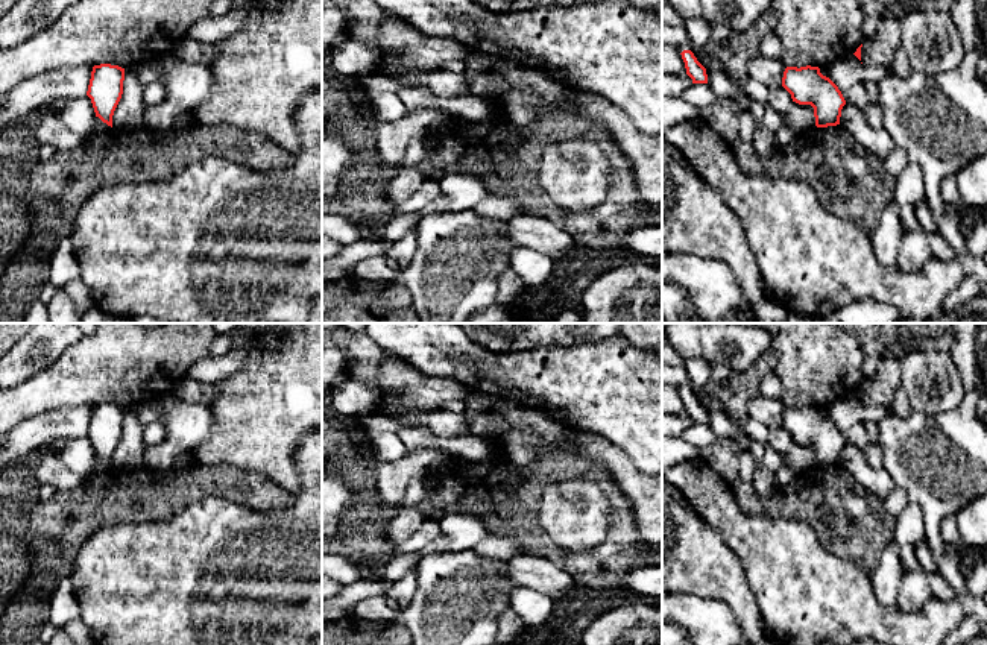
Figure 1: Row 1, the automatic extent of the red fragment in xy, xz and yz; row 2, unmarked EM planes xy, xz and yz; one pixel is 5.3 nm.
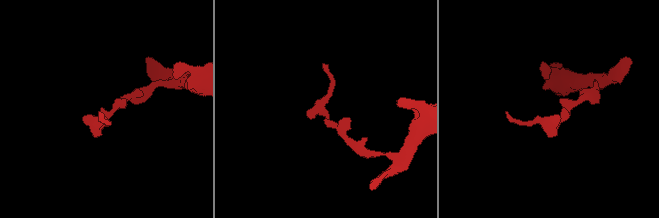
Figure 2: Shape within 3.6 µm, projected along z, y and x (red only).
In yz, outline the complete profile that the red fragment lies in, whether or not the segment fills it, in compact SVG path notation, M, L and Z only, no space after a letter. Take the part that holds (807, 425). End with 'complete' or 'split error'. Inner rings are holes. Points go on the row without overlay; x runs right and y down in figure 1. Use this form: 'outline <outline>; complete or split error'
outline M787 407L782 426L791 434L793 442L814 448L817 467L840 464L846 440L838 426L823 416L818 407Z; complete

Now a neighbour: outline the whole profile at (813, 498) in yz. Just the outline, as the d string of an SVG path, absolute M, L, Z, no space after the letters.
M840 463L811 467L788 486L776 486L762 499L765 516L806 522L818 536L825 549L858 565L869 575L878 566L884 546L893 539L894 519L888 516L884 499L862 487Z

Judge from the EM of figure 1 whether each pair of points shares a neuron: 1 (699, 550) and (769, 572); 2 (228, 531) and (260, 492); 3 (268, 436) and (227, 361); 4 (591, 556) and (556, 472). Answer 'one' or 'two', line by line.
1: two
2: two
3: two
4: one

